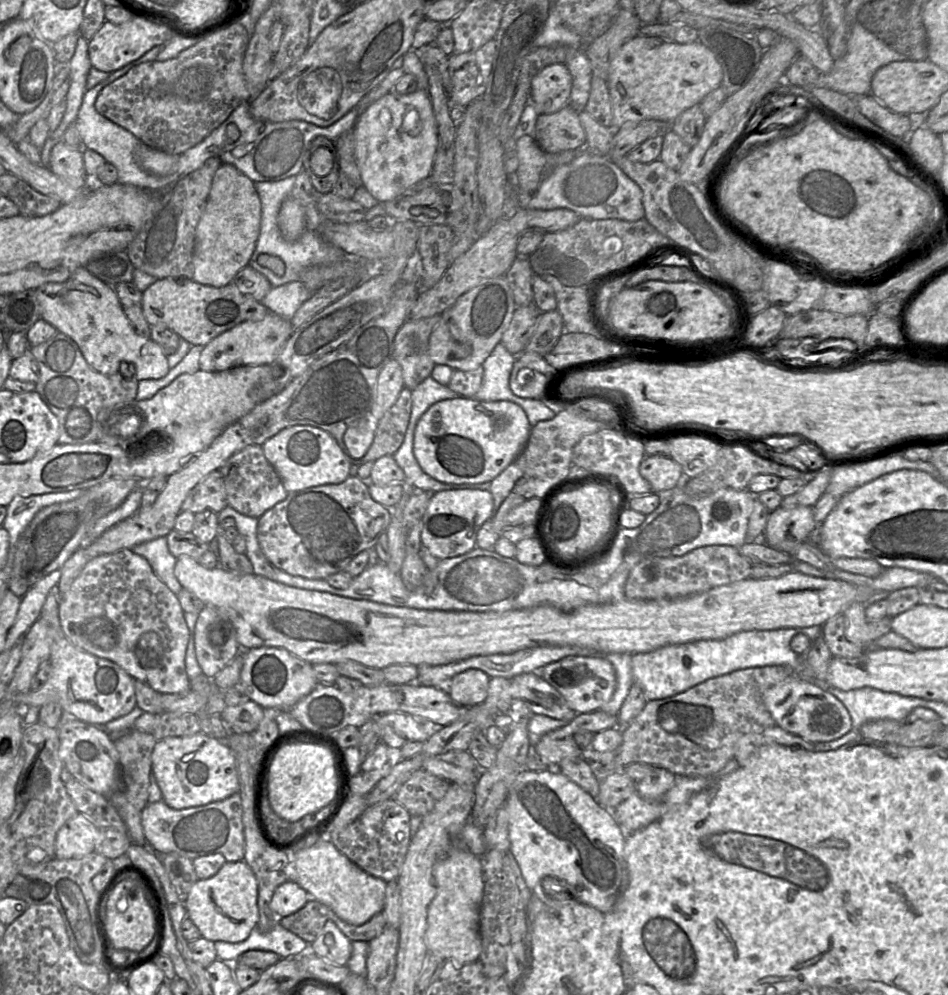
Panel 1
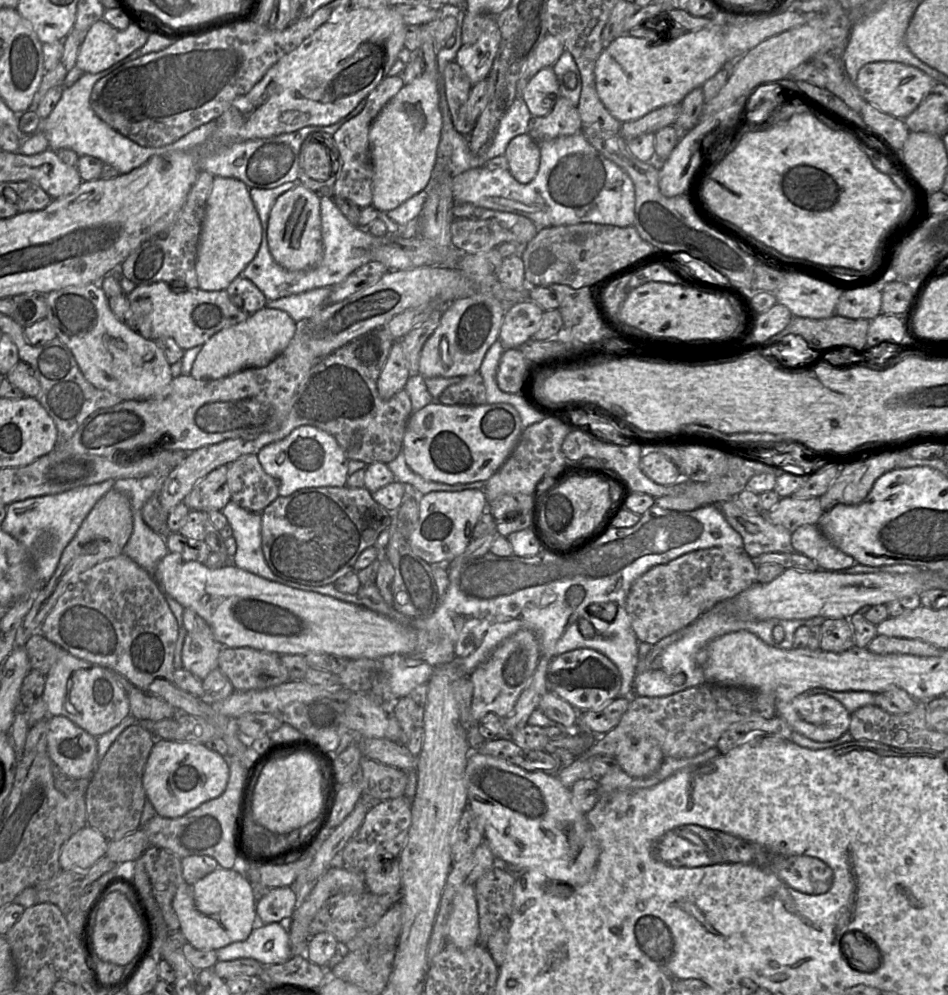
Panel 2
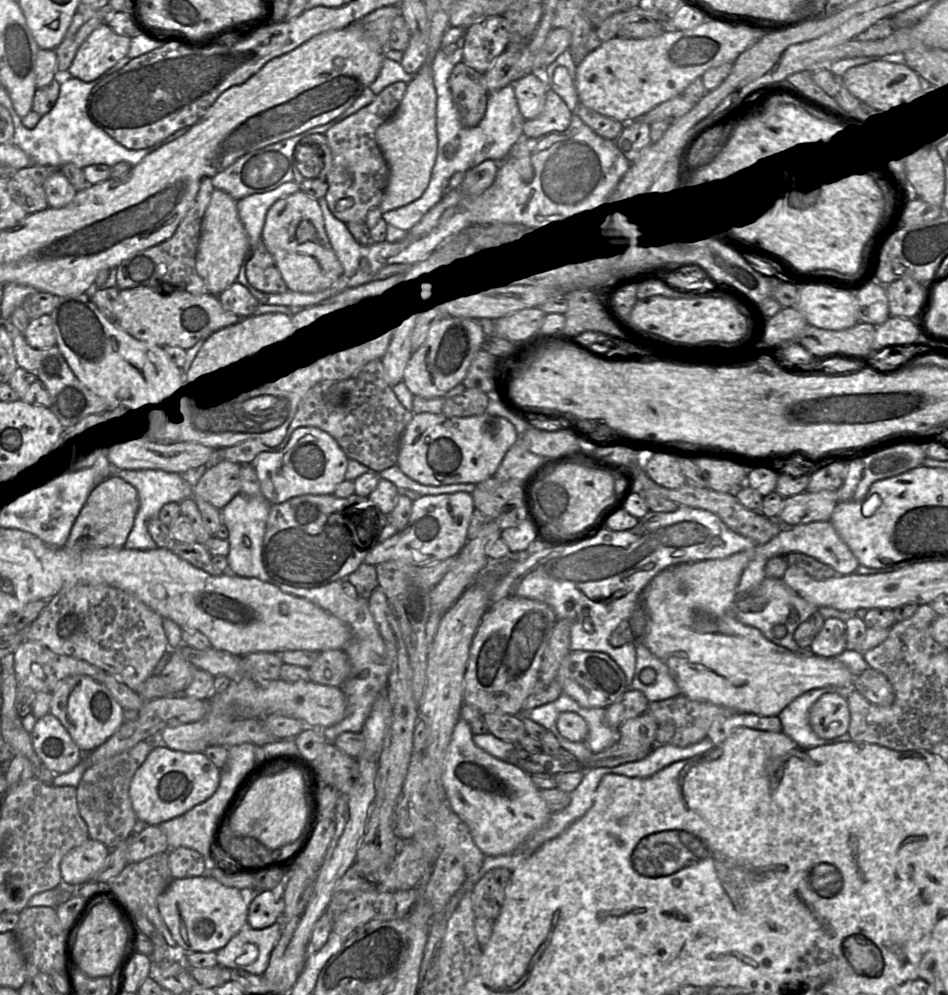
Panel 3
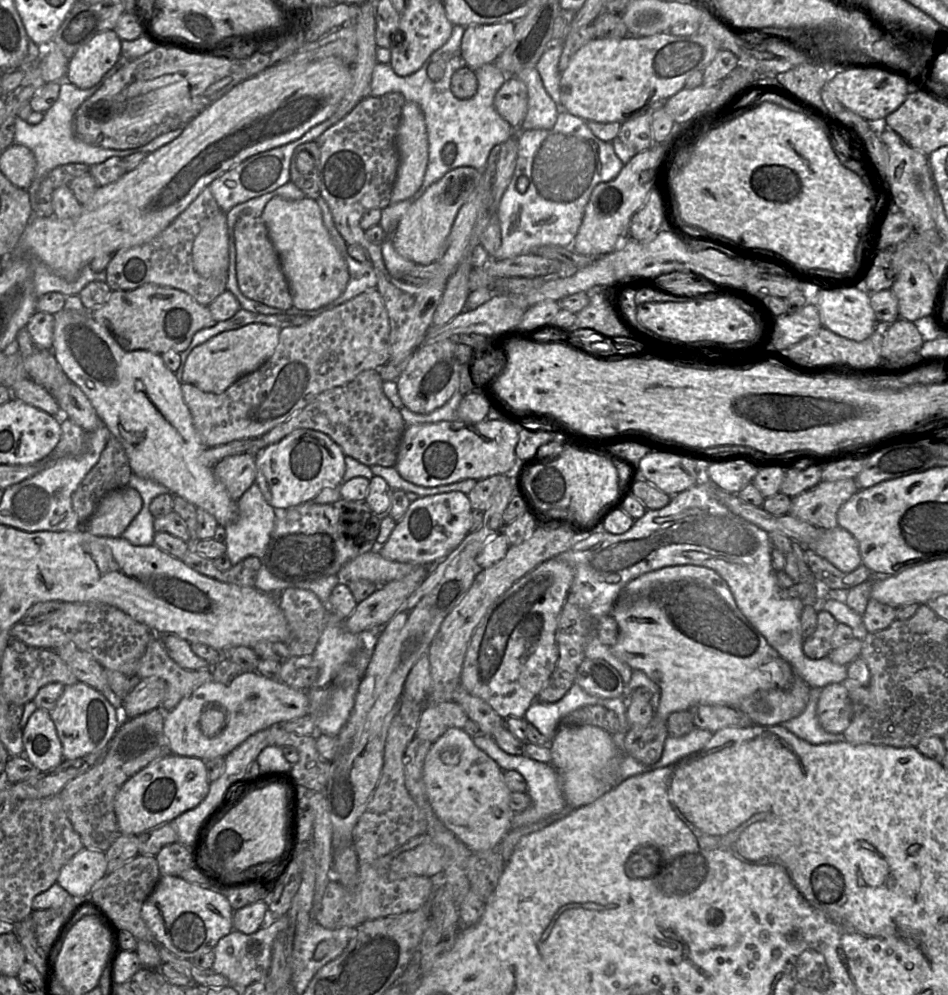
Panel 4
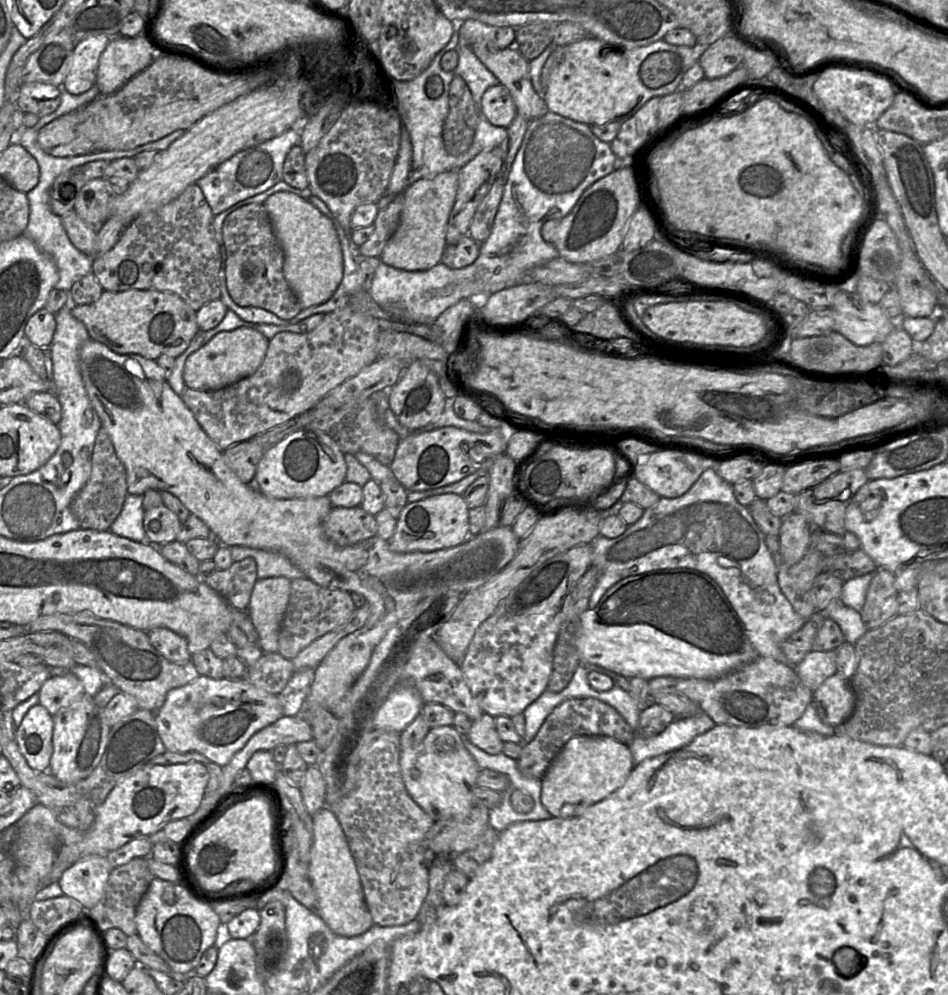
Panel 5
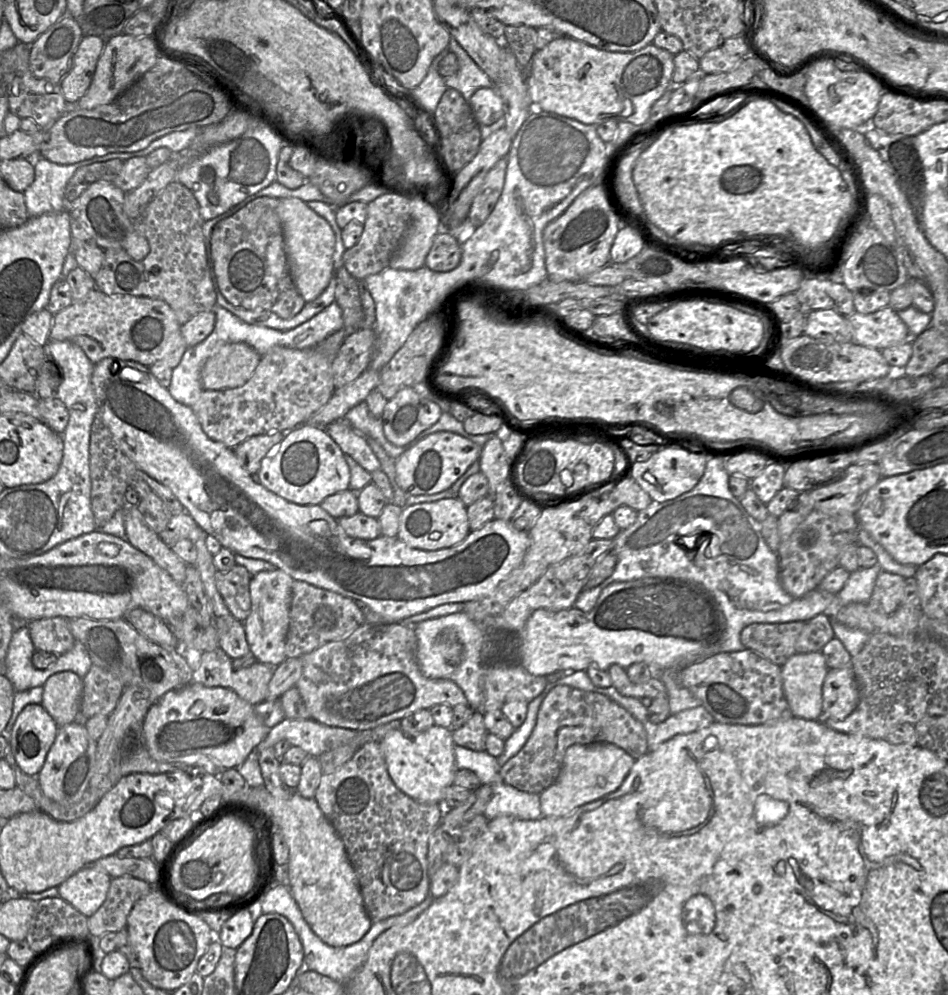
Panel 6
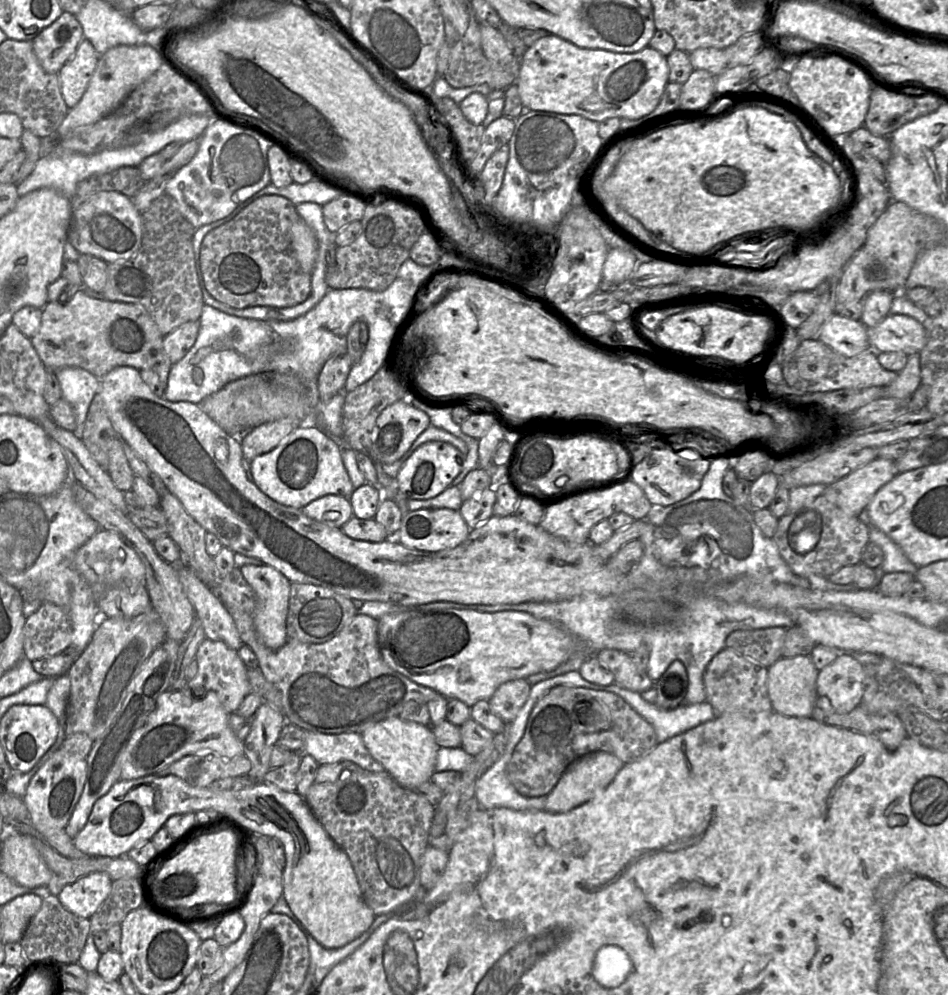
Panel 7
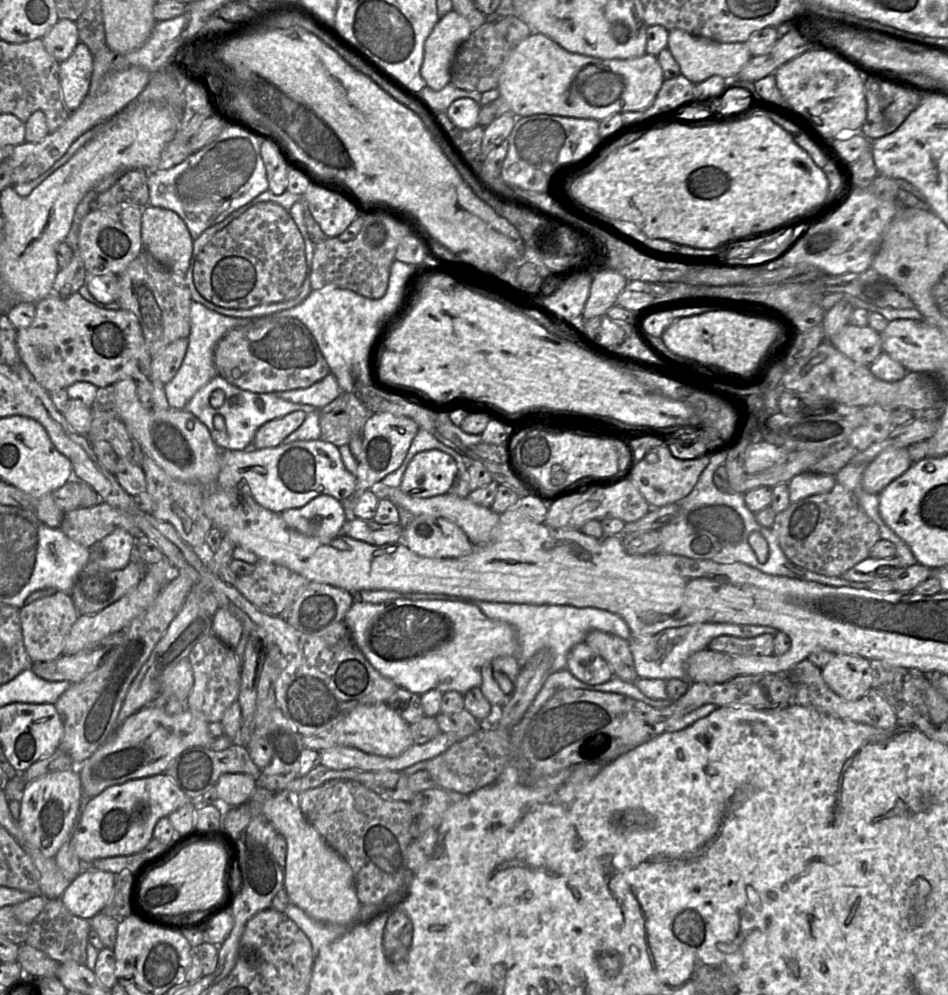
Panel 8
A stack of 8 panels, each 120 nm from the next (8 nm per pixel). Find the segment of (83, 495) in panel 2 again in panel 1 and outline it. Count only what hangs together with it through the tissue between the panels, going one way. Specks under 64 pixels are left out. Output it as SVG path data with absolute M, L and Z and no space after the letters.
M77 489L68 492L44 493L14 498L7 505L7 514L3 523L3 527L9 534L9 551L39 510L55 503L74 500L81 496L83 492L84 490Z

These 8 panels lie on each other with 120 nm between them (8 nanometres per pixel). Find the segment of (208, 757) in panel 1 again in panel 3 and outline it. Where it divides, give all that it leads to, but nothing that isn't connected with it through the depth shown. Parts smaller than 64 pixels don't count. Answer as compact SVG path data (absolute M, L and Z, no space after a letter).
M164 745L154 747L136 770L129 796L138 820L160 825L210 798L220 782L220 769L203 752L182 752Z

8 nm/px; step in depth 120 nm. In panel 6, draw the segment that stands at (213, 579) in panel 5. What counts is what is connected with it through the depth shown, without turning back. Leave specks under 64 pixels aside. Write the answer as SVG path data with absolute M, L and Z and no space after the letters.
M235 564L228 572L216 571L215 584L231 615L244 622L249 616L251 598L249 571Z

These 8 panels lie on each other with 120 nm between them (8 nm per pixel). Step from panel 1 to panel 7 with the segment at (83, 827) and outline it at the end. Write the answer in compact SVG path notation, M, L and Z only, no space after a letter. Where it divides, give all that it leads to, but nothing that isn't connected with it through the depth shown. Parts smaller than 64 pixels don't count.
M93 872L66 885L58 895L73 914L90 919L110 893L112 879L107 873Z

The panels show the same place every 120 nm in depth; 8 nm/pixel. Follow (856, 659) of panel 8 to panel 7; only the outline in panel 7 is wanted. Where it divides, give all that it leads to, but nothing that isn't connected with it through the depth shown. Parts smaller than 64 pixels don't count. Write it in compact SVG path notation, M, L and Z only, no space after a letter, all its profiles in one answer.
M840 653L817 676L818 696L825 696L833 710L847 713L859 706L864 693L864 666L851 653Z

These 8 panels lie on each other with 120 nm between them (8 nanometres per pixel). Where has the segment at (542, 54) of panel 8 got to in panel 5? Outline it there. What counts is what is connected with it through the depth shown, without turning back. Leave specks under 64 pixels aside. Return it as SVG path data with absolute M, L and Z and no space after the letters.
M589 36L580 41L570 43L565 46L565 55L563 60L557 65L550 75L549 82L545 88L544 100L548 111L556 113L562 117L571 119L575 122L583 123L588 126L605 125L610 122L623 122L624 120L633 116L646 102L652 97L663 97L671 94L681 88L681 81L686 73L695 63L698 62L700 55L705 49L700 49L696 43L693 47L688 46L676 46L668 44L663 39L650 43L646 46L636 48L623 48L612 46L597 38Z

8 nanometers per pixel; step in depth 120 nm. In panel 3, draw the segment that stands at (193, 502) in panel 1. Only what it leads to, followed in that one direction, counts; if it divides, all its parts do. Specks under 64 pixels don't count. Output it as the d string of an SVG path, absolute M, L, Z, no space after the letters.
M221 461L206 468L204 474L193 485L192 498L209 502L221 510L240 493L240 465Z

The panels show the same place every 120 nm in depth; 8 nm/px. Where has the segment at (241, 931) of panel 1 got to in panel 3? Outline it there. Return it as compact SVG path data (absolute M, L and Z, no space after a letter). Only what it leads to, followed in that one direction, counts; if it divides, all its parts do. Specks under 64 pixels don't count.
M209 876L173 879L158 897L159 912L178 946L178 952L217 952L246 924L248 896Z

